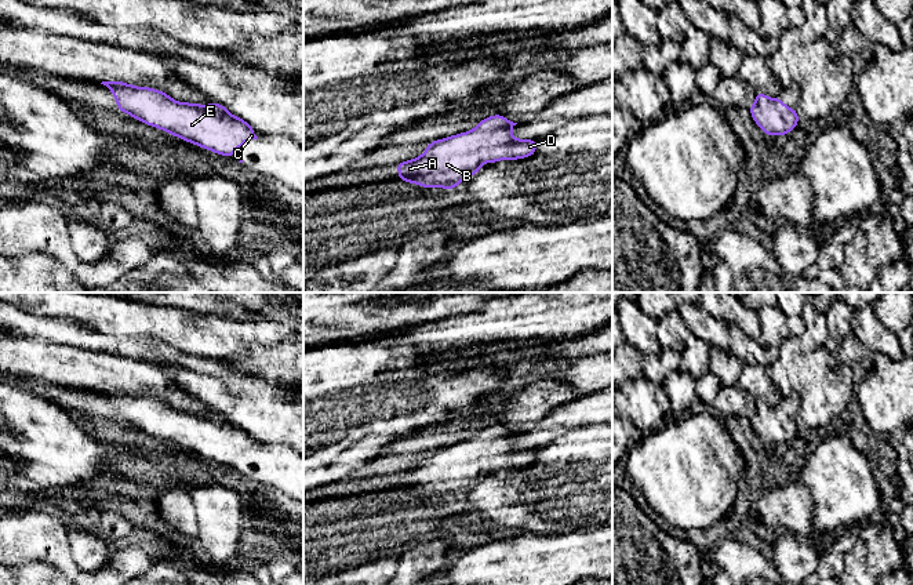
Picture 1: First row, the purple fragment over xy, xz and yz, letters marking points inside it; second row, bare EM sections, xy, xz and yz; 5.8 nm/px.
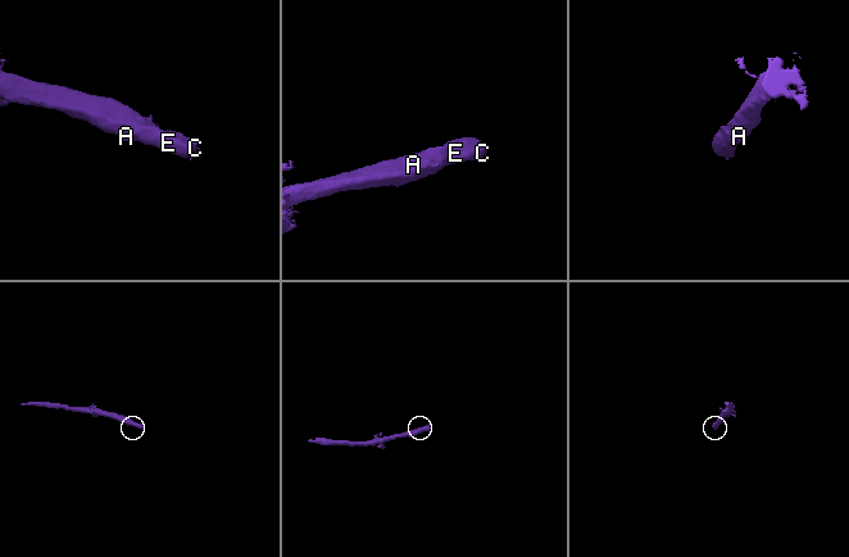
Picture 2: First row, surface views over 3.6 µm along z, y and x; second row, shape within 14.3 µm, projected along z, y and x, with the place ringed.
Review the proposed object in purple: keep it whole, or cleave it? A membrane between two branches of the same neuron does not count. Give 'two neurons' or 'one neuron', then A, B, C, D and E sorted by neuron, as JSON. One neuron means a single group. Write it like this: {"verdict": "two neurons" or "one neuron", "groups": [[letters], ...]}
{"verdict": "one neuron", "groups": [["A", "B", "C", "D", "E"]]}

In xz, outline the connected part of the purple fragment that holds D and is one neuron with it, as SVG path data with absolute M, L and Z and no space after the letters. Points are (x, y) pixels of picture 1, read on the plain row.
M492 424L480 429L479 435L470 440L429 451L426 459L419 466L396 473L399 488L421 494L425 498L432 495L454 498L459 495L462 488L477 483L483 472L495 472L499 469L512 470L534 465L536 450L516 448L510 440L516 433L502 424Z

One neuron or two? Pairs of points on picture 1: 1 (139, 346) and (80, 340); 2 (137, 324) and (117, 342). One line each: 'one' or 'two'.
1: one
2: two

